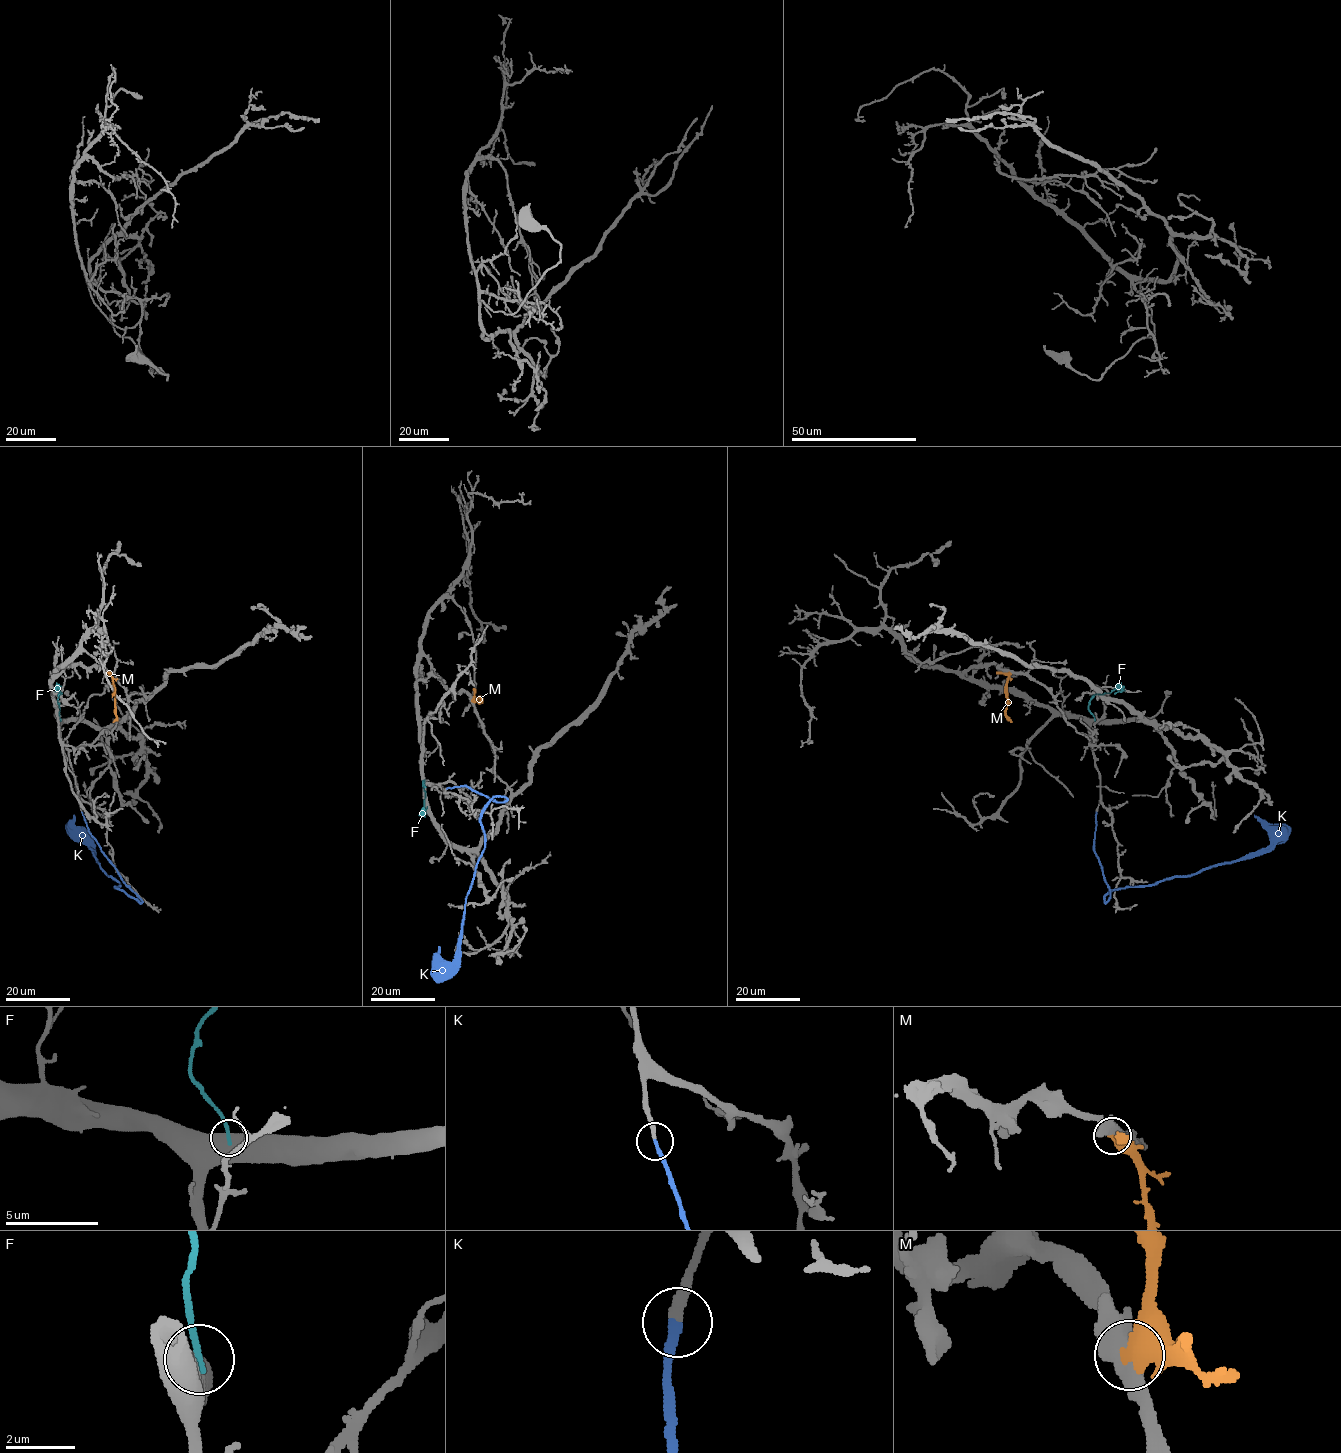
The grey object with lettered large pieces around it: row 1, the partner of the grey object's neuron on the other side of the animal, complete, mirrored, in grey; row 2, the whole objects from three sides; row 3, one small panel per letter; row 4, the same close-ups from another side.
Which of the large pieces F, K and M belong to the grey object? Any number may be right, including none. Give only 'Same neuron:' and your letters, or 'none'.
Same neuron: K

